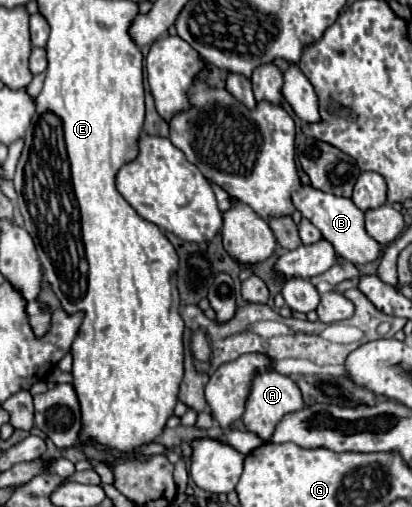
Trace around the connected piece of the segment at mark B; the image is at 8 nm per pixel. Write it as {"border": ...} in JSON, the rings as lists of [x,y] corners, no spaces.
{"border":[[[301,185],[291,195],[291,201],[293,201],[293,207],[301,213],[301,217],[307,219],[309,223],[313,223],[321,231],[321,237],[327,239],[335,247],[335,253],[341,255],[343,259],[347,259],[355,265],[363,265],[363,263],[373,261],[379,255],[381,245],[367,235],[365,225],[363,225],[363,211],[357,209],[351,199],[327,195],[325,191],[319,191],[311,185]]]}

